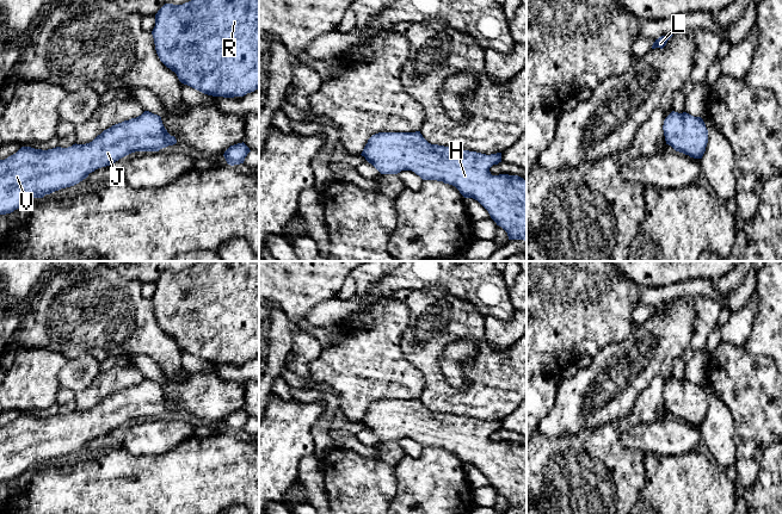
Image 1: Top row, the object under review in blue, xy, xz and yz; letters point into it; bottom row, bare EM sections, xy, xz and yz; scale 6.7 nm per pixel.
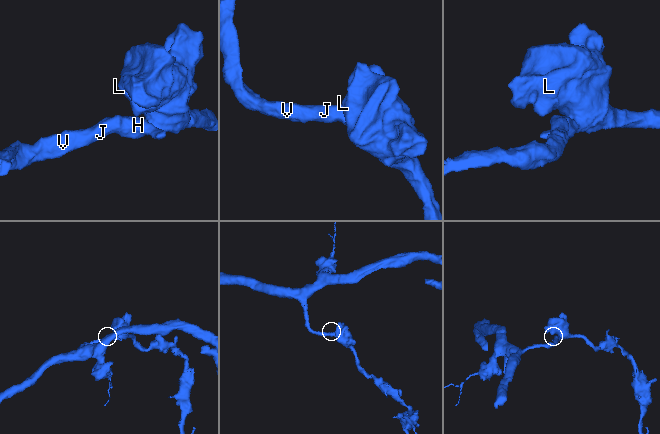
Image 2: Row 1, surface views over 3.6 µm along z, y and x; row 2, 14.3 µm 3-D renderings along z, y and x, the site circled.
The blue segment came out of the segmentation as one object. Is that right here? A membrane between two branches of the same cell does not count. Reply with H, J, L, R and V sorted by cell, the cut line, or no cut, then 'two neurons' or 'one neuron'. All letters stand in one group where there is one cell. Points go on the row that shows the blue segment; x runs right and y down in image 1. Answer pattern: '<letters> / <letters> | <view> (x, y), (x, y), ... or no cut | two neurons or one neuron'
H J L R V | no cut | one neuron

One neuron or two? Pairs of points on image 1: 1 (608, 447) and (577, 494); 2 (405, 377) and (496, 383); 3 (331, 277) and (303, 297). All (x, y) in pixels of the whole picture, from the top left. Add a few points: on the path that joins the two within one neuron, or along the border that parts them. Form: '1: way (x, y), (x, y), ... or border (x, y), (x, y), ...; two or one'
1: way (596, 459), (589, 482); one
2: border (405, 357), (423, 376), (424, 389), (420, 397); two
3: way (324, 279), (311, 292); one

